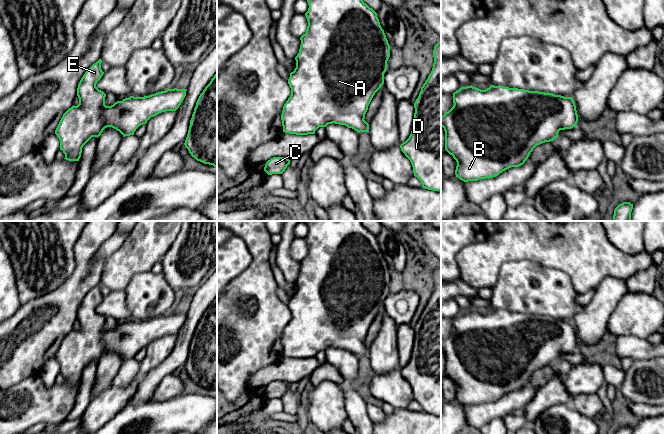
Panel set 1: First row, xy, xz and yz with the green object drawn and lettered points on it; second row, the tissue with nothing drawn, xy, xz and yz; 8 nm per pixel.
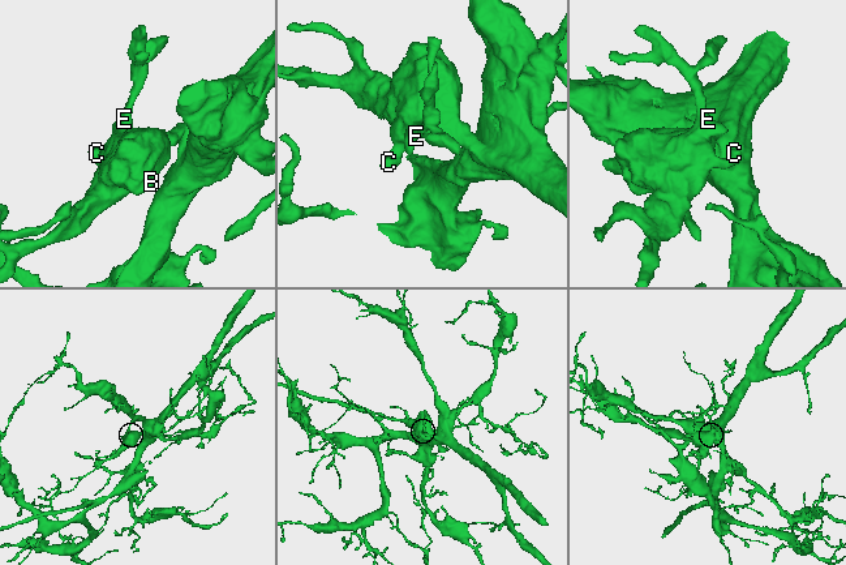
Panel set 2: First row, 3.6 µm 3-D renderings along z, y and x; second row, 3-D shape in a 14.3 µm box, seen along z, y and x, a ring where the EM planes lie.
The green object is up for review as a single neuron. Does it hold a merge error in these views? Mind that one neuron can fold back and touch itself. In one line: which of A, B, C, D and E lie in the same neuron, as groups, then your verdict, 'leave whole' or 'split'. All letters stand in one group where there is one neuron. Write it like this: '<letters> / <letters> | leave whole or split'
A B C D E | leave whole

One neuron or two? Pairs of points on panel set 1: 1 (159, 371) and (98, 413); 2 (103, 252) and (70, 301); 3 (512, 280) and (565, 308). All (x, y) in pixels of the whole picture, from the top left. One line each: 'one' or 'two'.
1: two
2: two
3: one

